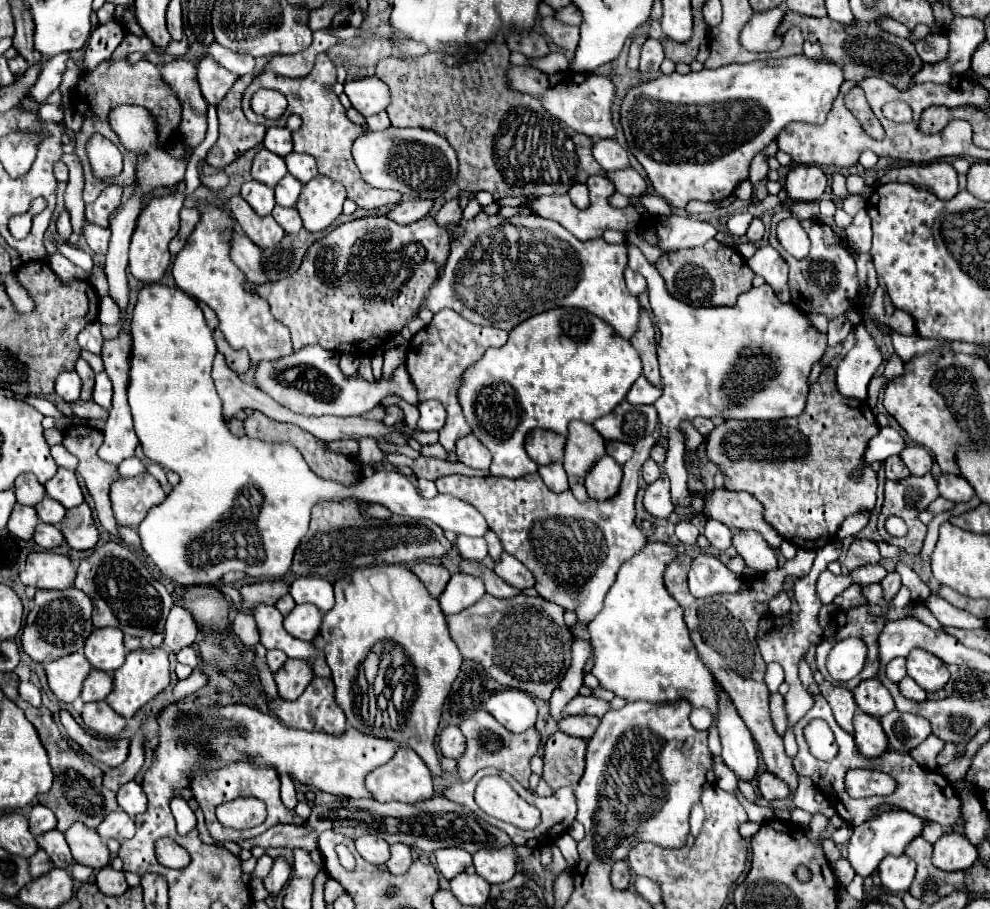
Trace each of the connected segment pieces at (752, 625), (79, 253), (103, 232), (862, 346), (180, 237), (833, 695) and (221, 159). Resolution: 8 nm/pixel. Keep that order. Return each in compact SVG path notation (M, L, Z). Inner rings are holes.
M798 548L798 554L792 560L787 560L784 566L778 568L778 570L758 574L758 576L754 576L754 580L742 580L742 588L738 592L710 596L710 598L694 598L688 592L684 592L684 586L688 586L686 574L690 570L690 556L680 554L666 568L666 574L664 574L664 584L666 584L668 592L674 596L674 600L684 610L686 626L690 630L692 642L694 642L702 662L714 674L714 678L722 684L722 688L726 688L728 696L732 698L734 706L738 708L738 714L742 716L744 724L752 732L756 744L760 746L760 752L762 752L762 758L764 758L768 770L772 774L776 774L778 778L782 778L792 790L790 798L772 802L776 808L790 806L792 796L794 796L796 786L798 786L798 774L792 766L792 758L786 756L782 736L774 730L774 724L772 724L772 718L770 718L770 708L768 708L770 694L768 694L768 686L764 682L766 662L762 660L758 644L756 644L756 630L758 630L760 614L754 610L754 604L770 602L778 592L782 592L782 580L786 576L792 575L801 578L808 574L810 568L812 568L814 558L816 558L814 550ZM790 564L794 564L796 568L790 568Z
M56 241L56 247L62 255L66 256L70 261L82 268L86 274L88 274L88 278L92 276L94 262L91 255L80 249L74 248L68 243L59 243Z
M84 222L84 232L82 232L82 236L86 238L88 246L90 246L94 252L104 254L104 252L108 250L108 240L110 240L110 230L108 230L108 228L102 228L102 226Z
M854 324L856 344L836 370L836 386L842 396L866 400L866 388L878 366L884 362L880 348L864 324Z
M182 208L180 218L182 218L182 222L180 222L180 230L178 230L178 234L174 236L174 240L170 242L170 254L172 254L172 258L174 258L174 256L182 250L182 246L186 244L190 232L194 230L196 222L200 220L200 212L198 212L196 208Z
M814 672L814 680L822 690L822 696L828 700L834 720L838 722L838 726L842 726L846 732L852 732L852 718L856 712L856 702L852 698L852 692L840 686L832 686L830 682L826 682L820 672Z
M240 76L238 82L232 86L232 90L226 94L226 98L218 104L220 136L206 156L206 162L212 168L218 168L218 170L226 168L246 150L258 146L264 140L266 128L248 122L240 108L240 100L246 86L248 86L246 76Z

